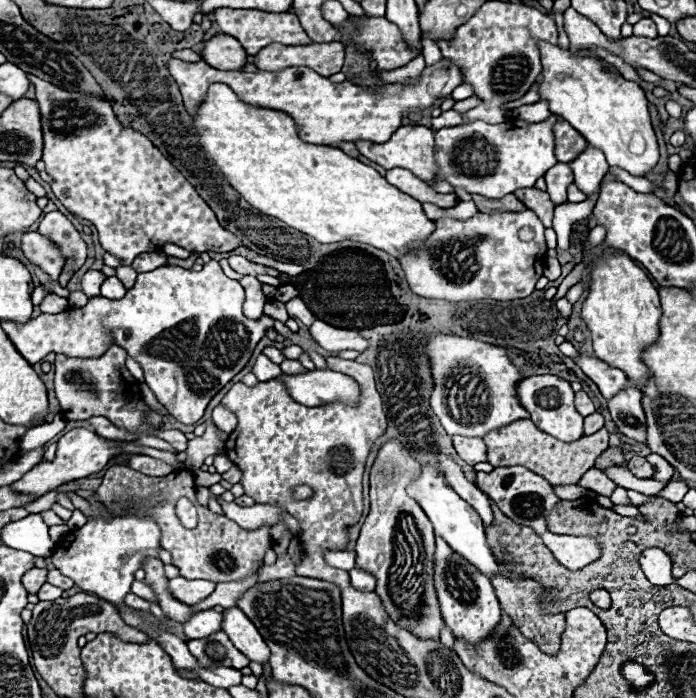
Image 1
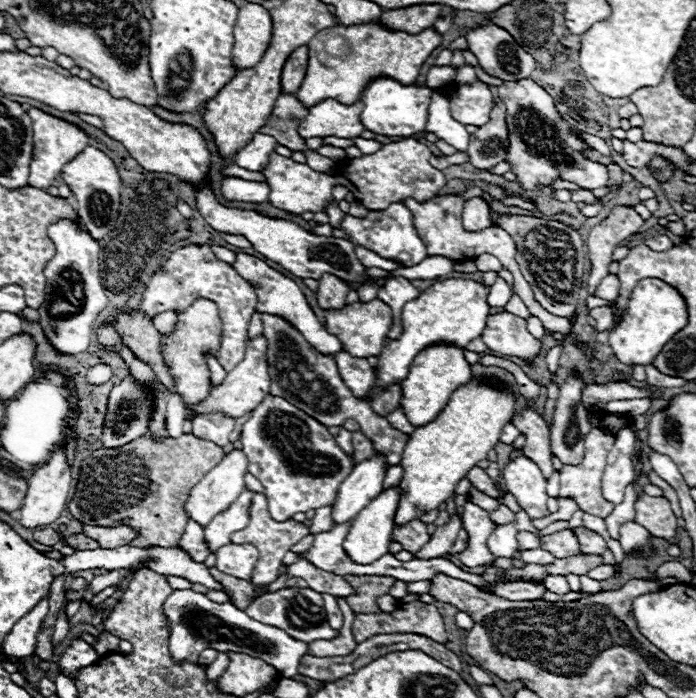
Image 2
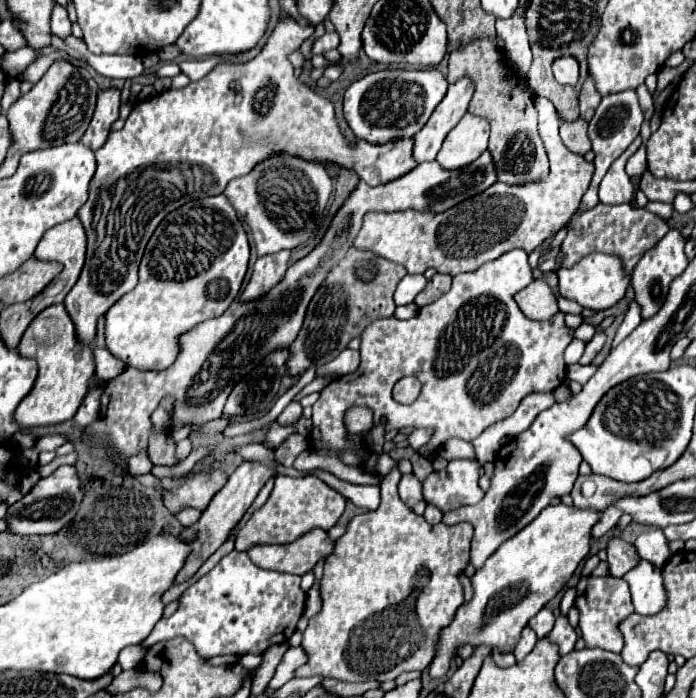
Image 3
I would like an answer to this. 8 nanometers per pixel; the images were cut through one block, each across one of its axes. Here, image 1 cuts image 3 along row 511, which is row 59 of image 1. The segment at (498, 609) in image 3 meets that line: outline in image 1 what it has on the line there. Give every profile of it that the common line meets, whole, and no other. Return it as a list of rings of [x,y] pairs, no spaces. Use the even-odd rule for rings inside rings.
[[[540,44],[540,52],[544,64],[540,96],[550,102],[550,112],[570,122],[592,148],[602,150],[610,166],[622,168],[638,178],[652,172],[658,164],[660,150],[642,88],[636,82],[614,78],[596,58],[582,58],[550,44]]]

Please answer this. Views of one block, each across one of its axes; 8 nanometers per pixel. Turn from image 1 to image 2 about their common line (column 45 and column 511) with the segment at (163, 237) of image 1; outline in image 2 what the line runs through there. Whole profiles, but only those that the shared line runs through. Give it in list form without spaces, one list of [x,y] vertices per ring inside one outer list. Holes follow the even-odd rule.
[[[532,78],[504,82],[502,86],[498,86],[498,98],[508,106],[506,122],[512,146],[508,148],[506,160],[514,164],[514,174],[526,190],[536,188],[536,182],[548,186],[548,182],[556,176],[586,190],[604,188],[608,184],[608,168],[582,156],[580,148],[584,148],[586,144],[570,134],[570,126],[554,108],[552,96]]]

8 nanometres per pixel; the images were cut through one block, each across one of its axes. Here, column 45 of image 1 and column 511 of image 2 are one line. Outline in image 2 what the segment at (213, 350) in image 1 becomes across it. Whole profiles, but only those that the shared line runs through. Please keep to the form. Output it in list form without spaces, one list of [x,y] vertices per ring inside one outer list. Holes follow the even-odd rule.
[[[508,312],[488,316],[482,340],[492,352],[516,356],[529,366],[532,366],[533,362],[530,361],[535,359],[541,348],[540,340],[528,332],[526,320]]]

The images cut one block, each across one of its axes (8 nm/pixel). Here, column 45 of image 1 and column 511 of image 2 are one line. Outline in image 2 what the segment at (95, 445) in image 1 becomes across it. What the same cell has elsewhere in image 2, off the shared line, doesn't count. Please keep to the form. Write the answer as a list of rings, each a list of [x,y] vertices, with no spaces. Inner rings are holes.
[[[520,456],[502,470],[502,478],[506,492],[510,492],[518,500],[520,508],[529,518],[544,518],[550,514],[546,508],[546,478],[534,462]]]

